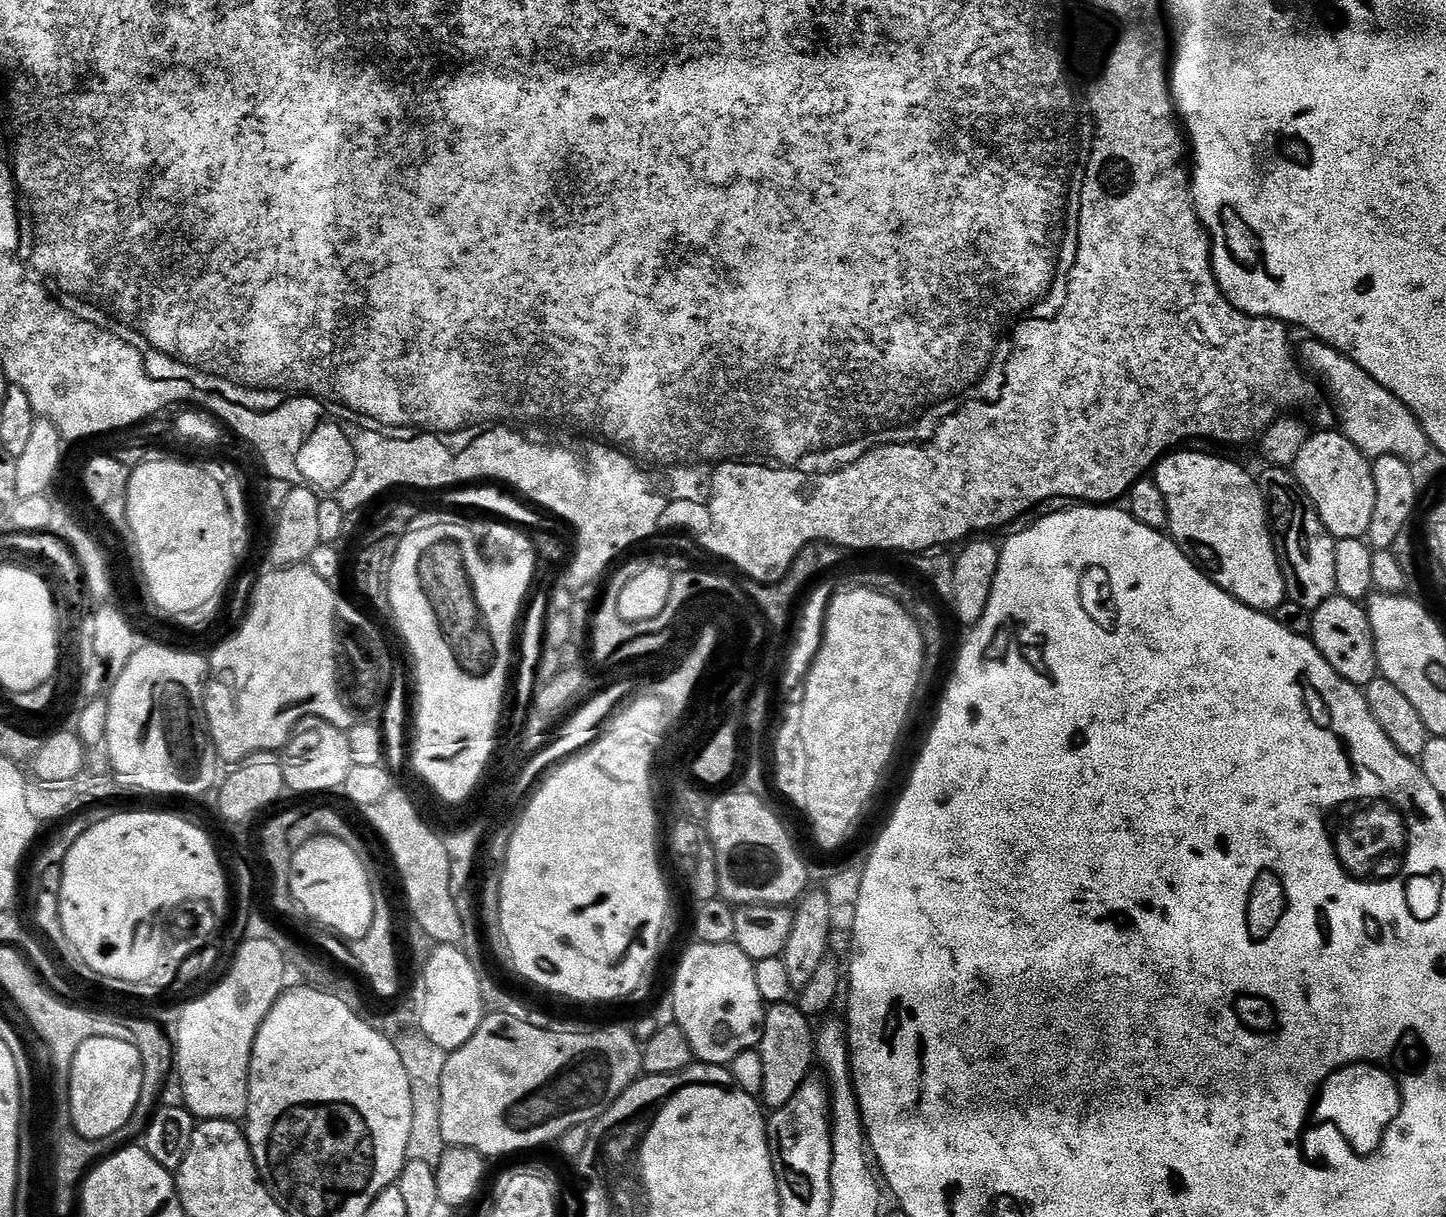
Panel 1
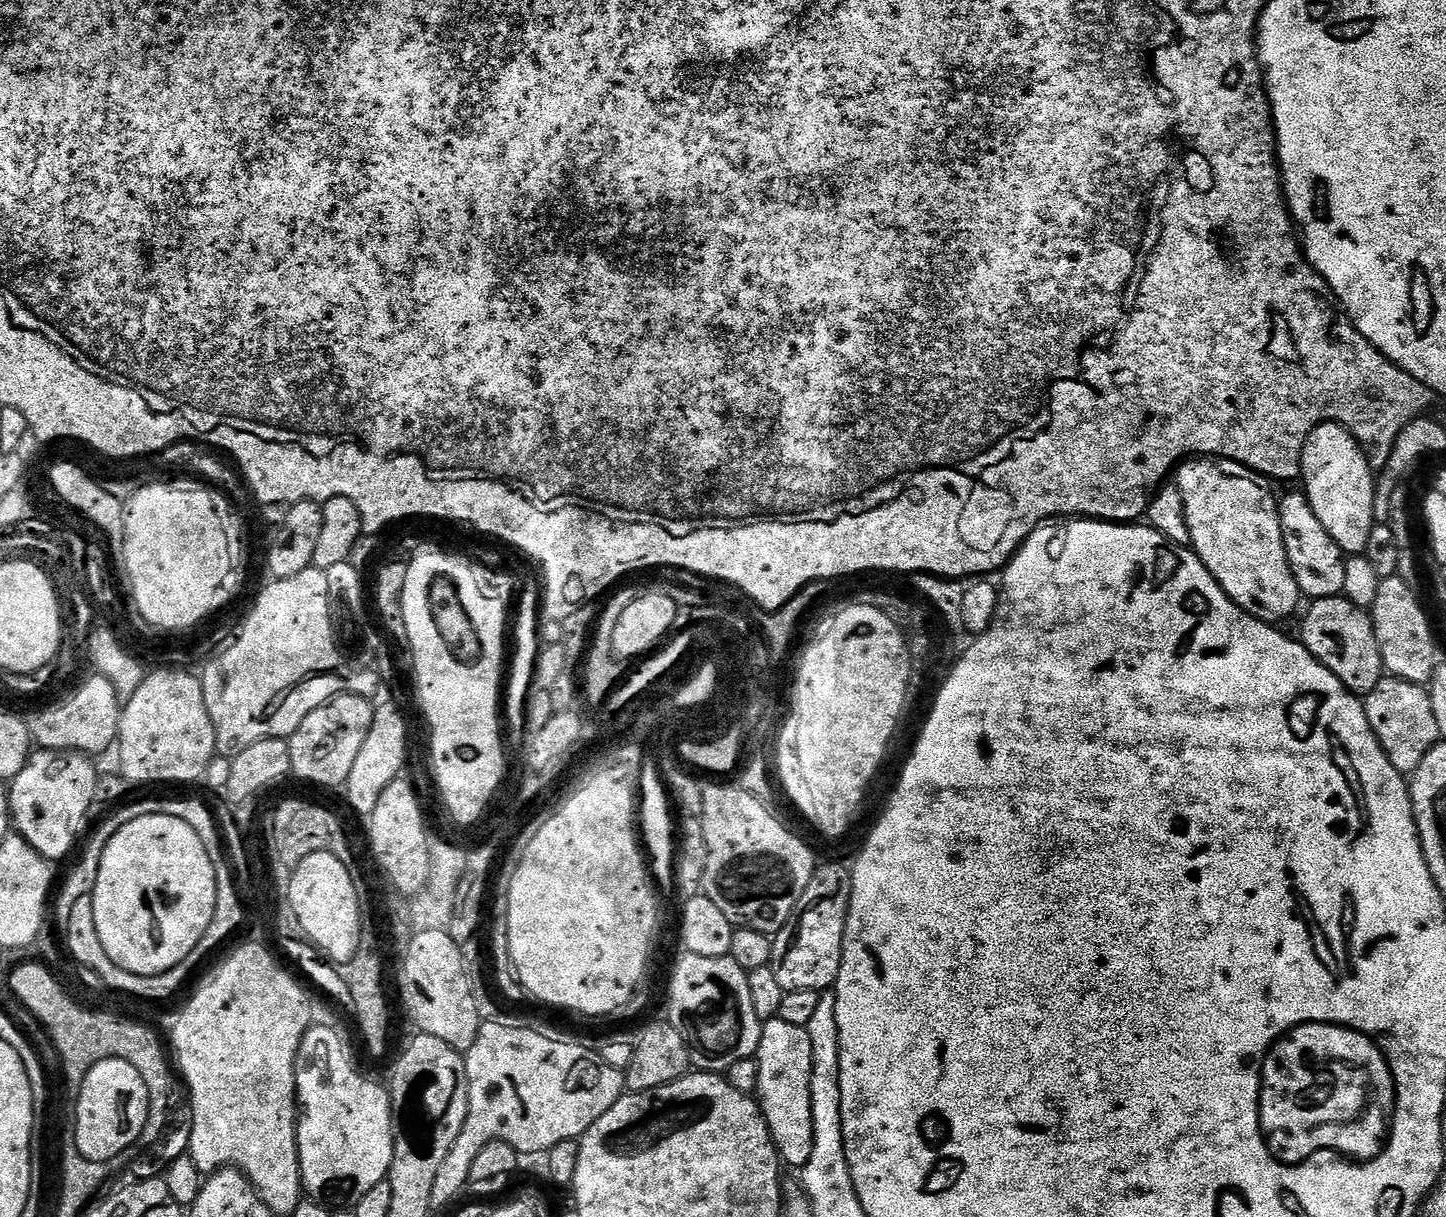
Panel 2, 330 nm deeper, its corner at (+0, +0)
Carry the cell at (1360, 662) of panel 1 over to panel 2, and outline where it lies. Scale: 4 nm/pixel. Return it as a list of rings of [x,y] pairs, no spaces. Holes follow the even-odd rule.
[[[1343,595],[1313,600],[1307,606],[1308,613],[1302,616],[1298,633],[1304,647],[1350,691],[1361,698],[1367,697],[1386,675],[1371,615],[1365,609],[1351,604]]]

